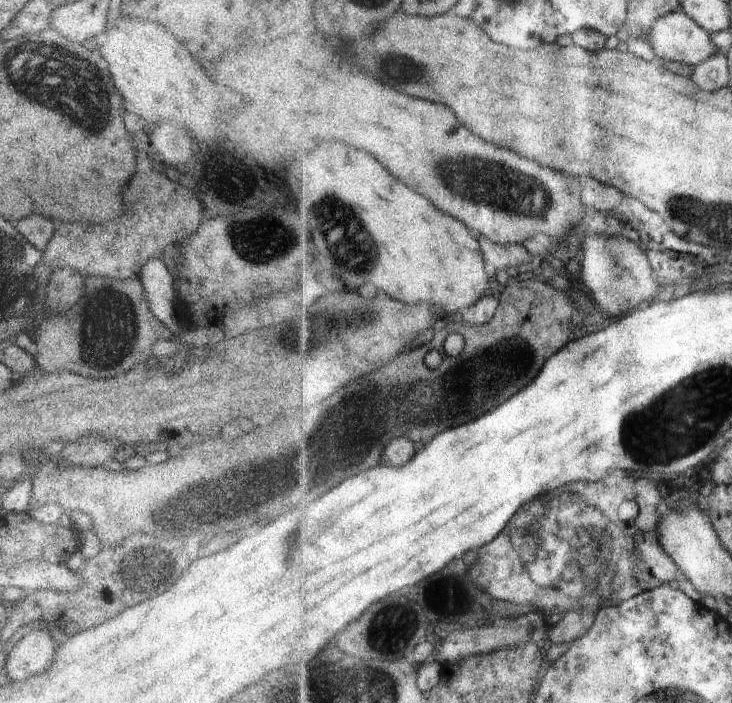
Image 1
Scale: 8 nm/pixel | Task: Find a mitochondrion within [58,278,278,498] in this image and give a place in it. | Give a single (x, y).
(120, 315)

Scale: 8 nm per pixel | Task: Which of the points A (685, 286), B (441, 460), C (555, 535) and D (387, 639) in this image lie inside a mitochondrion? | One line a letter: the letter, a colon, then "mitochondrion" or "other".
A: other
B: other
C: mitochondrion
D: mitochondrion

